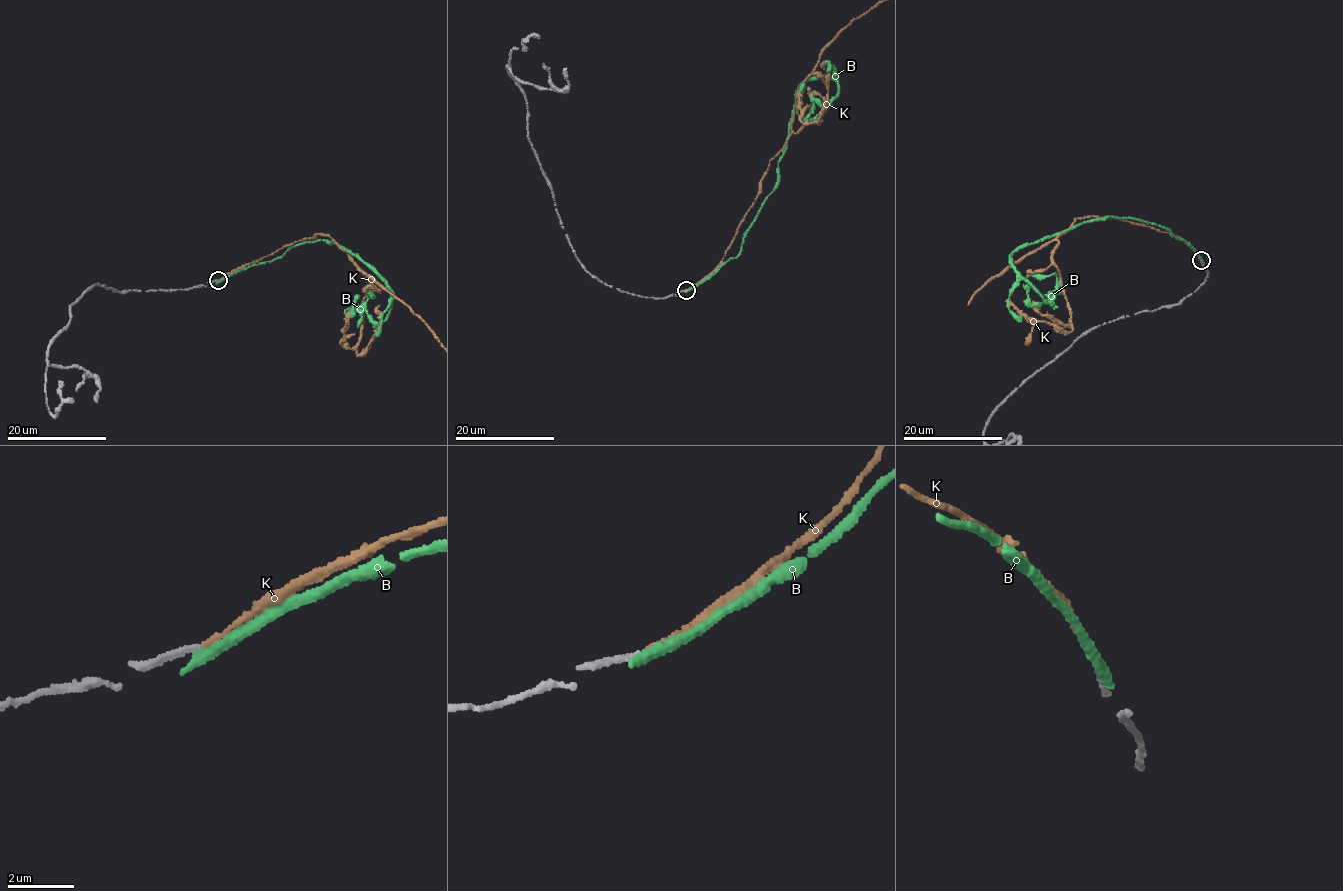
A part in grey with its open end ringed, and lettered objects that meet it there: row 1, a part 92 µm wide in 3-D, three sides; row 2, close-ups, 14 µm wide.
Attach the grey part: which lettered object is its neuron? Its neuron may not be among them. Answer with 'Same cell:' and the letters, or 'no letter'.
Same cell: K

